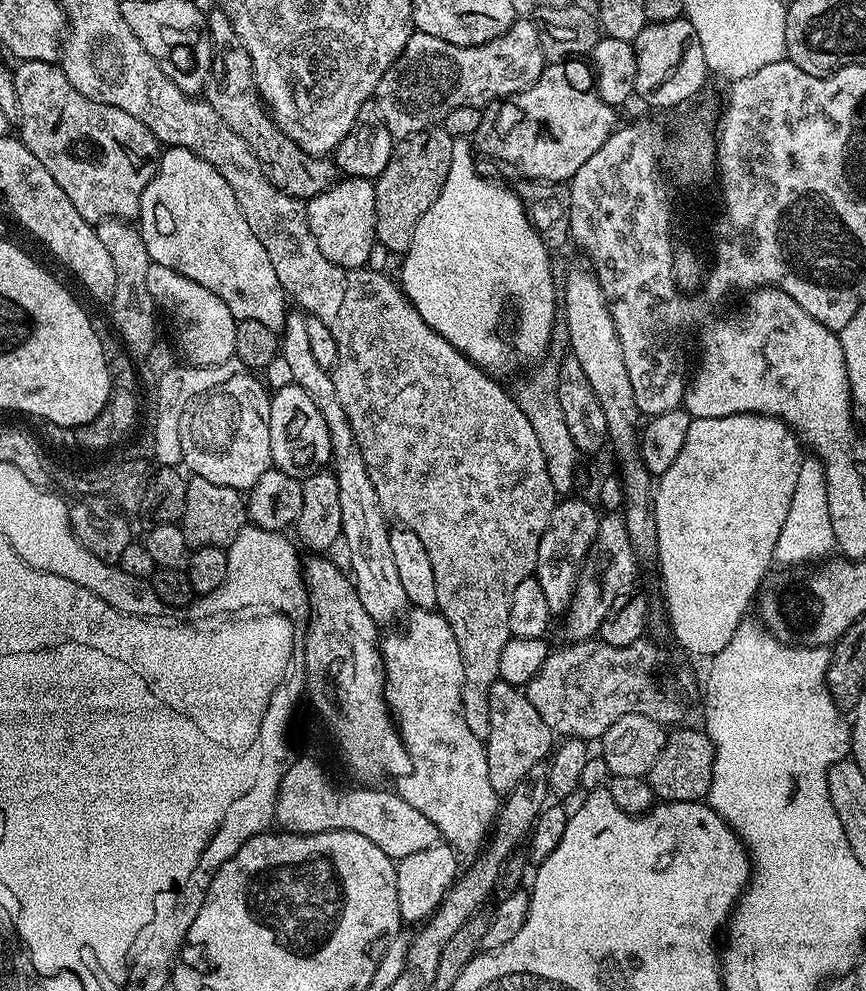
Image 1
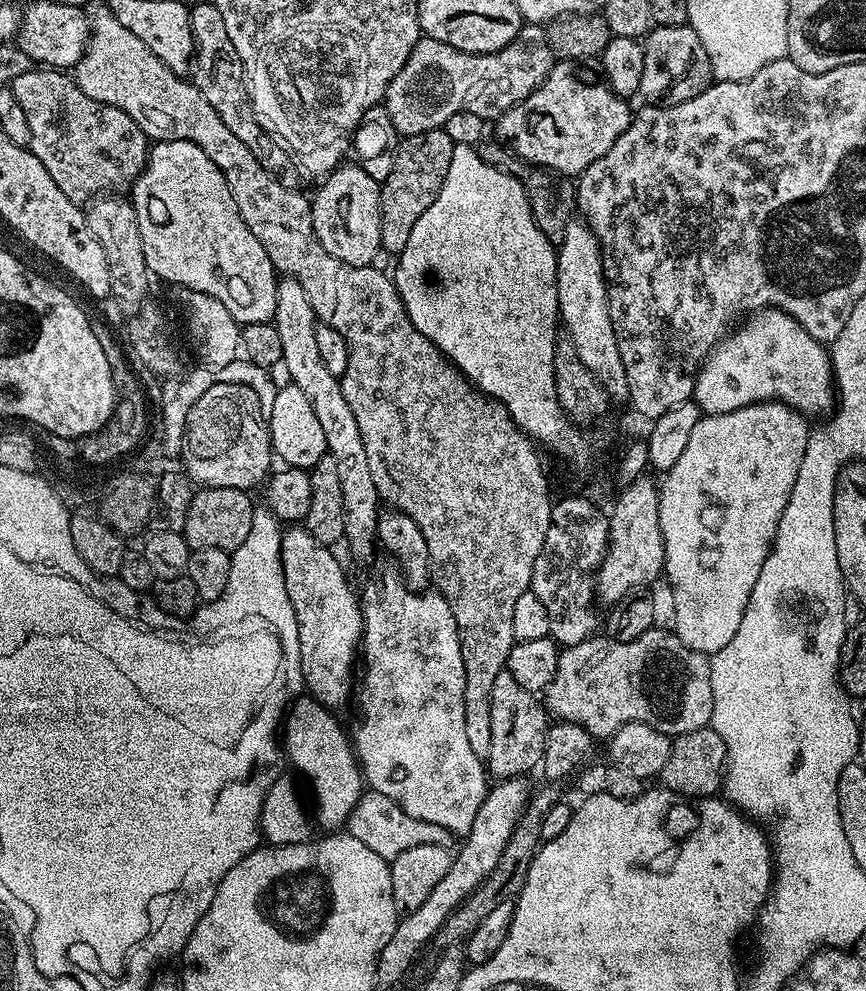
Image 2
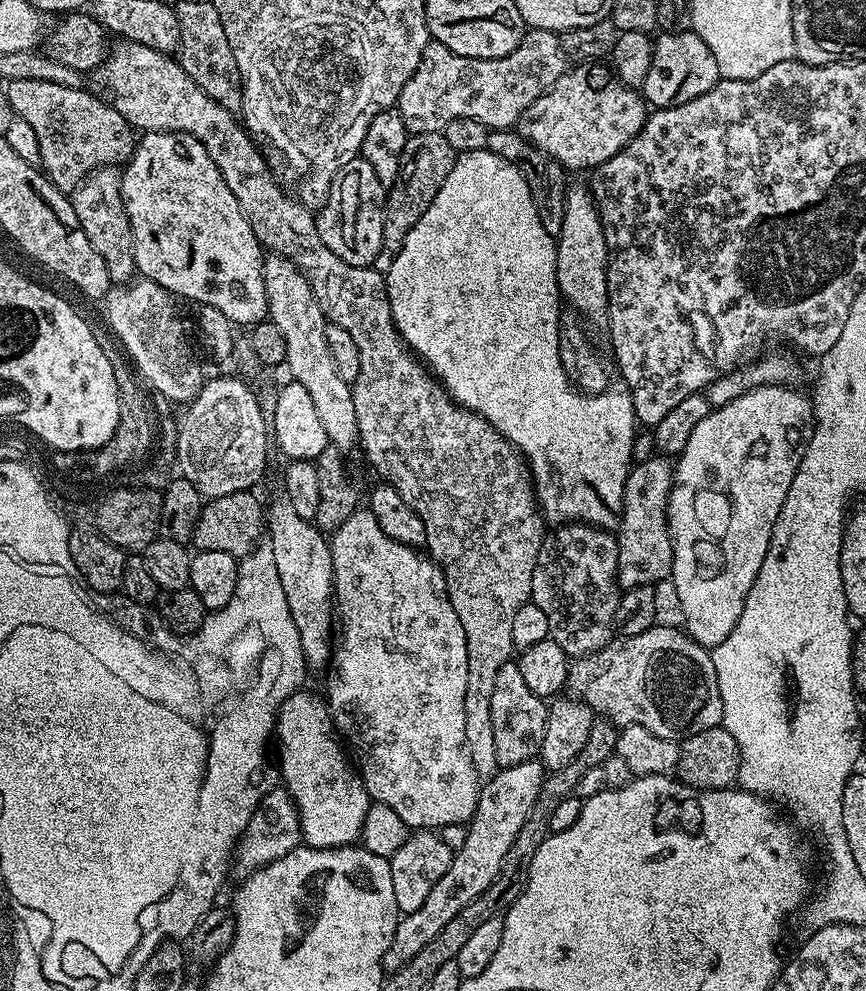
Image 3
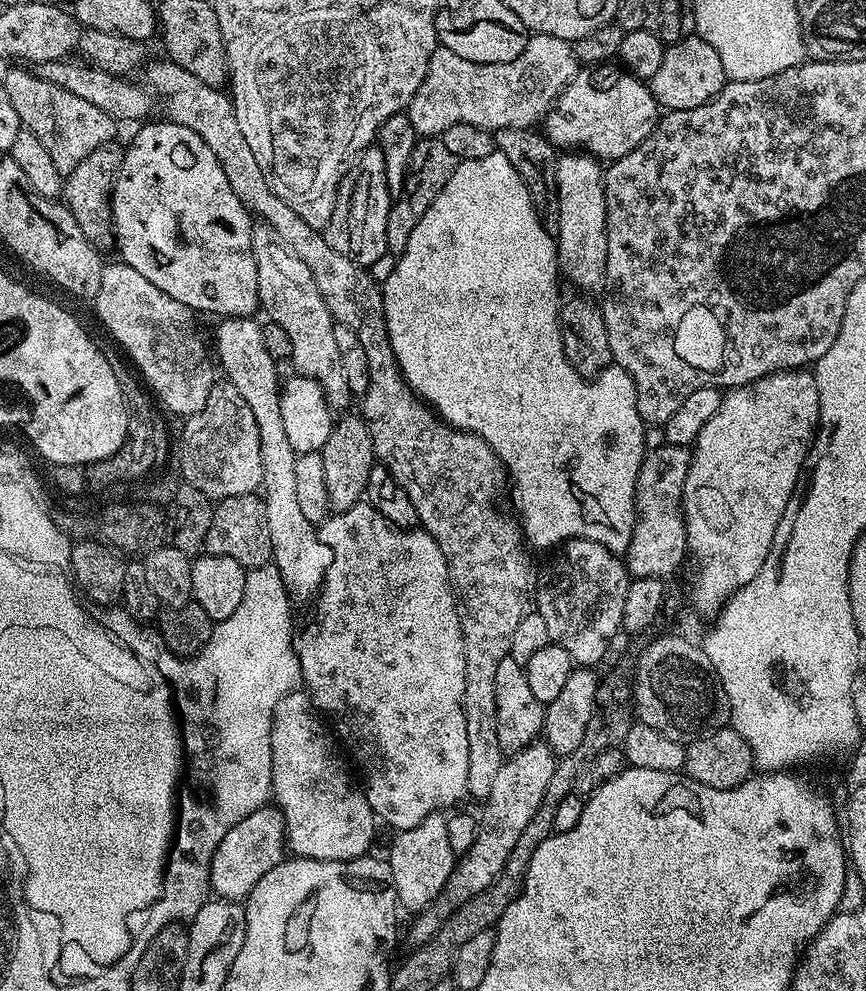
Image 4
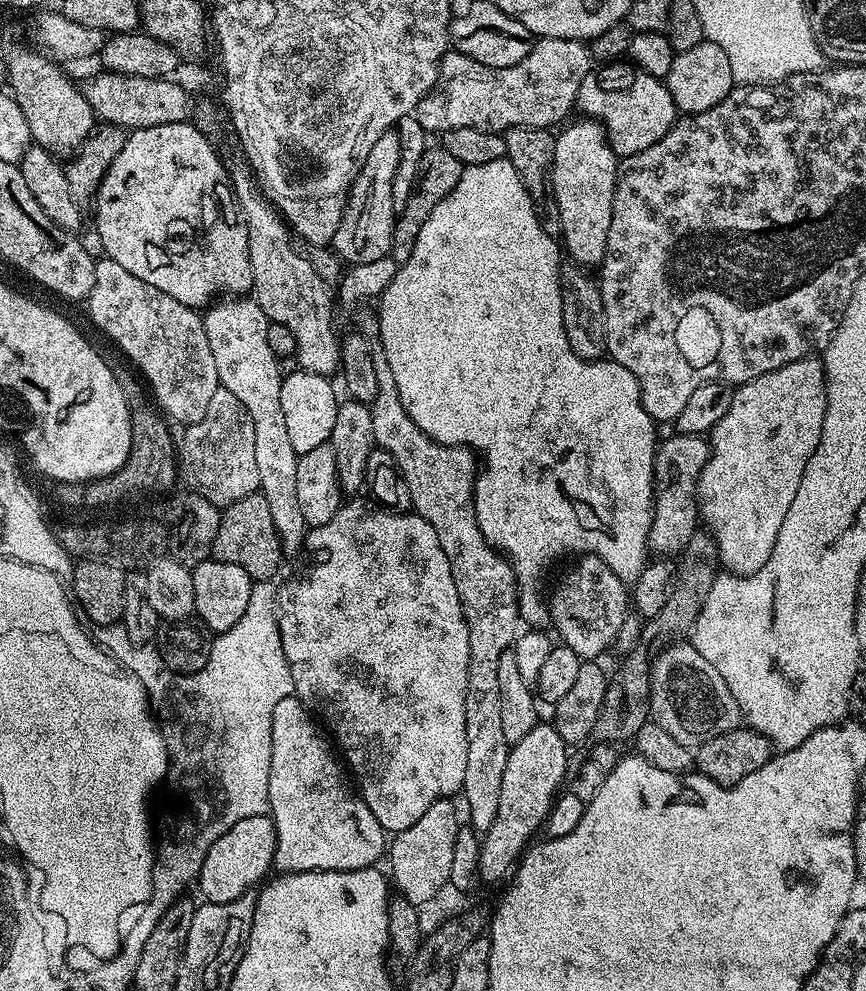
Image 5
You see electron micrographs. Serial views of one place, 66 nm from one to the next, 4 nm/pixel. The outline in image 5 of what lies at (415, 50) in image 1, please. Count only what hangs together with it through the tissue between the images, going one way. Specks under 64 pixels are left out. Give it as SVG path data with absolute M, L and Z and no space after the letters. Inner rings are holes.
M537 39L533 43L530 54L526 54L526 58L522 58L522 62L505 68L482 66L482 62L474 62L474 58L450 50L442 58L440 73L434 86L420 99L414 114L423 126L425 133L428 134L433 134L432 132L443 134L449 132L451 128L477 128L501 134L514 126L551 129L552 124L559 125L569 119L568 111L573 111L578 86L582 86L582 78L586 78L586 74L592 71L593 67L592 49L583 40Z

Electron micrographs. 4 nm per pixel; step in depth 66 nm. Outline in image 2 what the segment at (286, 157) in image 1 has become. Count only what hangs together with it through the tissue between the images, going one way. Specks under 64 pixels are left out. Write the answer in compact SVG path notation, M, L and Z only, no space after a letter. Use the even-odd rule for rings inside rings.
M215 2L191 5L190 30L196 47L194 63L190 69L191 83L200 91L202 98L206 98L206 102L210 102L210 106L214 106L214 114L218 114L218 118L222 118L222 122L226 122L227 128L232 131L234 138L240 139L242 146L246 146L250 150L250 154L254 154L254 158L258 158L261 166L268 172L280 174L284 168L285 149L281 147L275 136L269 134L262 126L258 126L252 103L248 97L242 62L234 50L234 42L230 42L230 34L226 34L226 25L222 23L222 14L218 14L218 6Z

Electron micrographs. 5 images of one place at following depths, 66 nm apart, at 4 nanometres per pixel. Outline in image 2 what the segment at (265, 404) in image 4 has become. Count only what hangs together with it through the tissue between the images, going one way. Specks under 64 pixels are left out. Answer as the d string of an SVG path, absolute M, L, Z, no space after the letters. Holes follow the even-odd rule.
M303 526L285 527L280 541L286 592L290 594L290 604L294 606L294 614L298 618L299 679L307 695L313 696L319 704L324 704L327 708L340 710L340 707L354 696L352 667L358 664L358 653L364 639L364 610L361 601L357 593L356 596L352 593L352 588L348 585L348 576L329 545L318 542L318 538L311 536Z

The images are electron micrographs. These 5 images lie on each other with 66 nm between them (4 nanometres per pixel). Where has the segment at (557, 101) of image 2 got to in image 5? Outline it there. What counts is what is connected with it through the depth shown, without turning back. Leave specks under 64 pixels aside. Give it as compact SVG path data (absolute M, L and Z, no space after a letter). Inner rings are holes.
M604 62L593 67L592 71L586 74L586 78L582 78L582 86L578 86L575 107L581 108L584 111L581 113L587 119L597 120L602 125L608 136L608 145L620 158L633 156L647 150L649 146L654 146L654 142L662 139L676 125L678 119L676 103L674 98L670 98L667 83L659 76L646 74L631 62Z

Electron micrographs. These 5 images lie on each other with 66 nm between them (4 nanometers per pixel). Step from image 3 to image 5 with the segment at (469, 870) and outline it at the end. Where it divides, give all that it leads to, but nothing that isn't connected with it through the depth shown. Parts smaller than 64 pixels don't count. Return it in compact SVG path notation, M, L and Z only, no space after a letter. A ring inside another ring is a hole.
M538 722L534 730L526 734L526 738L509 747L506 770L502 774L502 788L498 794L498 814L494 814L490 830L483 833L480 841L477 869L481 881L496 884L504 875L507 877L533 843L532 835L545 827L548 812L561 791L560 783L565 783L570 772L568 752L569 745L564 743L562 734L558 734L552 722Z

